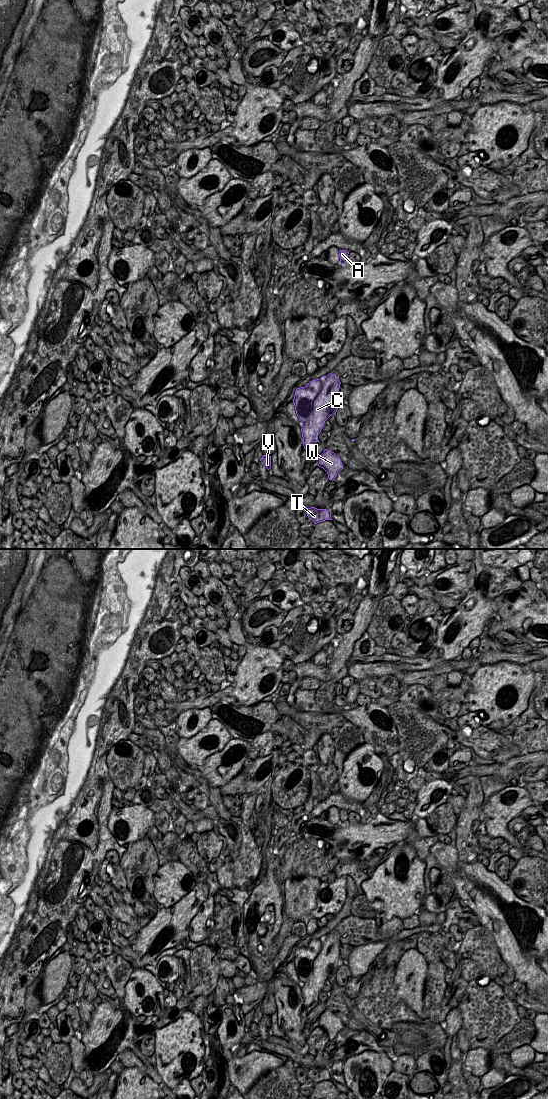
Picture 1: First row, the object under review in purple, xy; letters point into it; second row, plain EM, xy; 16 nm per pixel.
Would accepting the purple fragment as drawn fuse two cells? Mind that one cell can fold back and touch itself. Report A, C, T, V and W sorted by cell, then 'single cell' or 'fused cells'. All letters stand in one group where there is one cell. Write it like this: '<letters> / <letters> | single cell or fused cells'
A C / T V W | fused cells

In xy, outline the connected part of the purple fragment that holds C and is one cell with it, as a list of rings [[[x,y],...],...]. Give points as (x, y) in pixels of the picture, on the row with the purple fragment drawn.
[[[329,373],[322,376],[322,389],[314,400],[313,412],[310,421],[306,425],[309,432],[302,435],[304,449],[315,442],[315,438],[321,432],[325,421],[332,415],[336,414],[338,408],[343,405],[339,394],[340,380],[335,374]]]

